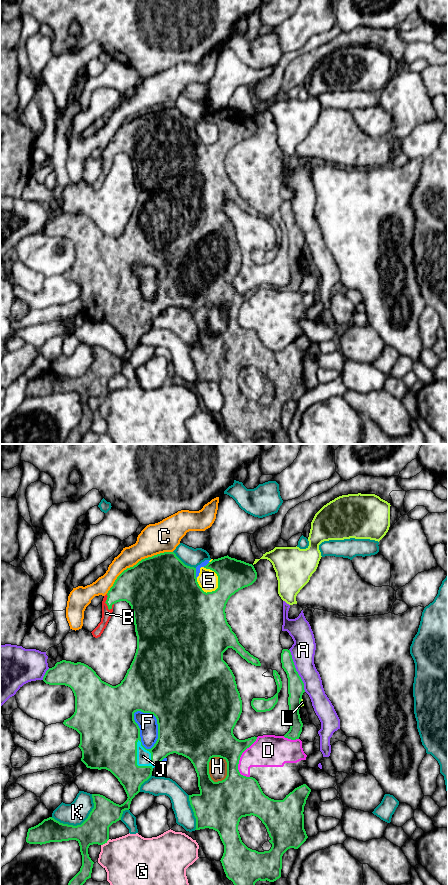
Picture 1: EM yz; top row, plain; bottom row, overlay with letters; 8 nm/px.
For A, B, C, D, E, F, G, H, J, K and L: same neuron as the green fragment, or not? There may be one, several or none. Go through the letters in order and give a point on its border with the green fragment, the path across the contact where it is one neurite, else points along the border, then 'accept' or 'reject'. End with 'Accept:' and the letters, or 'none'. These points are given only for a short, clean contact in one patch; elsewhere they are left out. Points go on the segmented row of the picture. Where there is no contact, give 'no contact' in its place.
A: contact yz (295, 670); reject
B: contact yz (105, 602); accept
C: contact yz (137, 563); reject
D: contact yz (239, 758); reject
E: contact yz (217, 575); reject
F: contact yz (139, 731); reject
G: contact yz (105, 842); reject
H: contact yz (208, 767); way yz (200, 737), (208, 749), (208, 767), (217, 766); accept
J: contact yz (150, 752); accept
K: contact yz (81, 824); reject
L: contact yz (300, 702); reject
Accept: B, H, J

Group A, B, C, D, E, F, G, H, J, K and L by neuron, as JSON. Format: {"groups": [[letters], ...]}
{"groups": [["A"], ["B", "H", "J"], ["C"], ["D", "E", "F"], ["G"], ["K"], ["L"]]}

